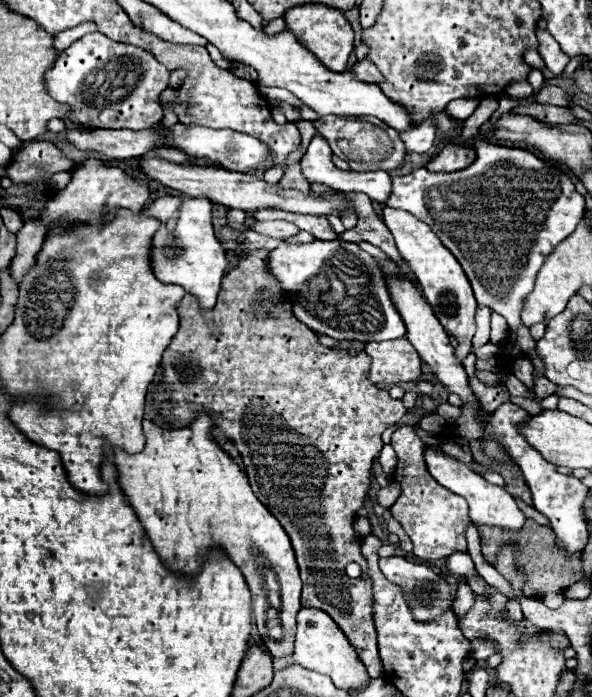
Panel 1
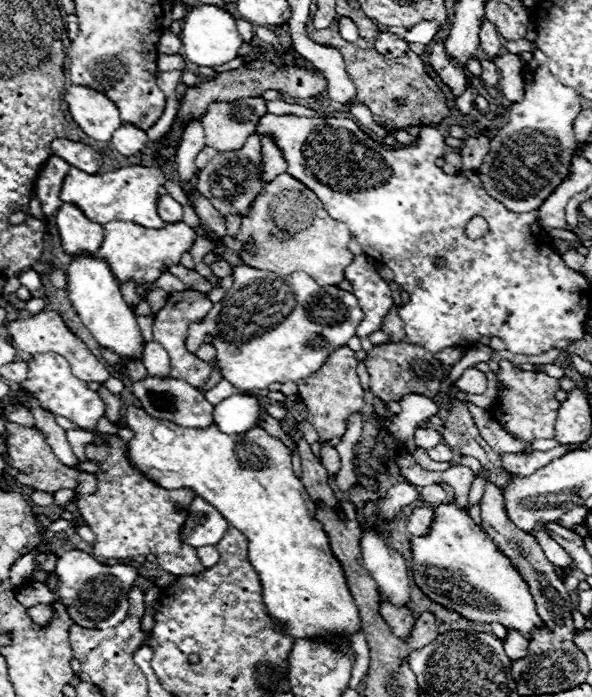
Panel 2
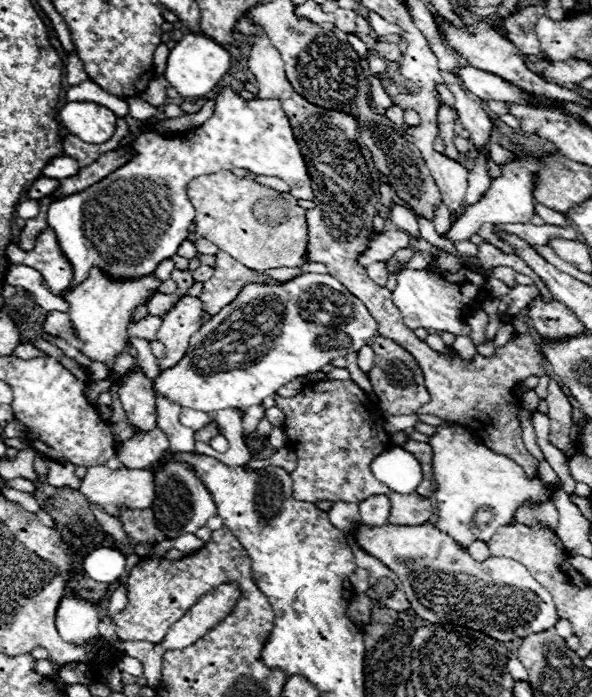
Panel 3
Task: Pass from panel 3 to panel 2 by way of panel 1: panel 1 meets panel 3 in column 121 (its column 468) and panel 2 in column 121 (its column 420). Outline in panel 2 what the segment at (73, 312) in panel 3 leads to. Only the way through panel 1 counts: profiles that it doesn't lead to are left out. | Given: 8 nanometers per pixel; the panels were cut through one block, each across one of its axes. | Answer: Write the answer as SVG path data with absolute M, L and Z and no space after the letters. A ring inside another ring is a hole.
M108 222L104 224L104 244L100 244L100 252L96 252L98 258L106 260L110 266L116 282L122 286L130 278L138 284L154 284L166 270L168 266L174 266L180 262L182 254L192 246L194 242L194 228L186 226L184 222L178 224L166 224L160 230L154 228L144 228L132 222Z

